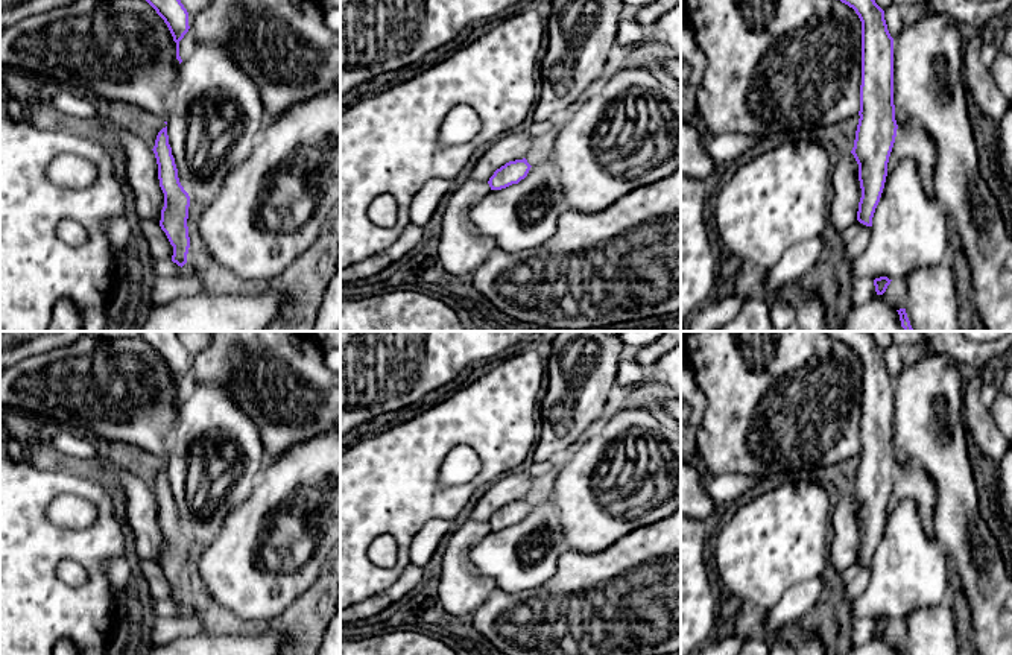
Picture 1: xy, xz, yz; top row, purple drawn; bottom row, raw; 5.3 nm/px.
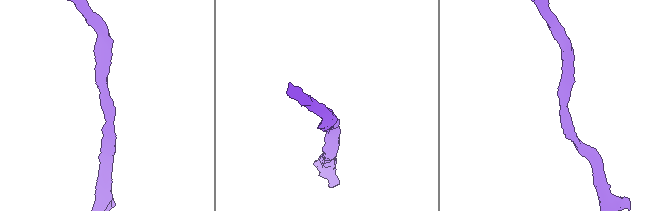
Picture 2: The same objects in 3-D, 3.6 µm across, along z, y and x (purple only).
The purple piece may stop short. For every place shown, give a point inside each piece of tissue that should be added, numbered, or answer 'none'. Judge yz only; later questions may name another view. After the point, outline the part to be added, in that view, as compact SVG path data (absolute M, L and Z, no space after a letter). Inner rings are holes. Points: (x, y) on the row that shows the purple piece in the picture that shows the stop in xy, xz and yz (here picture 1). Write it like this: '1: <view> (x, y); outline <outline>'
none

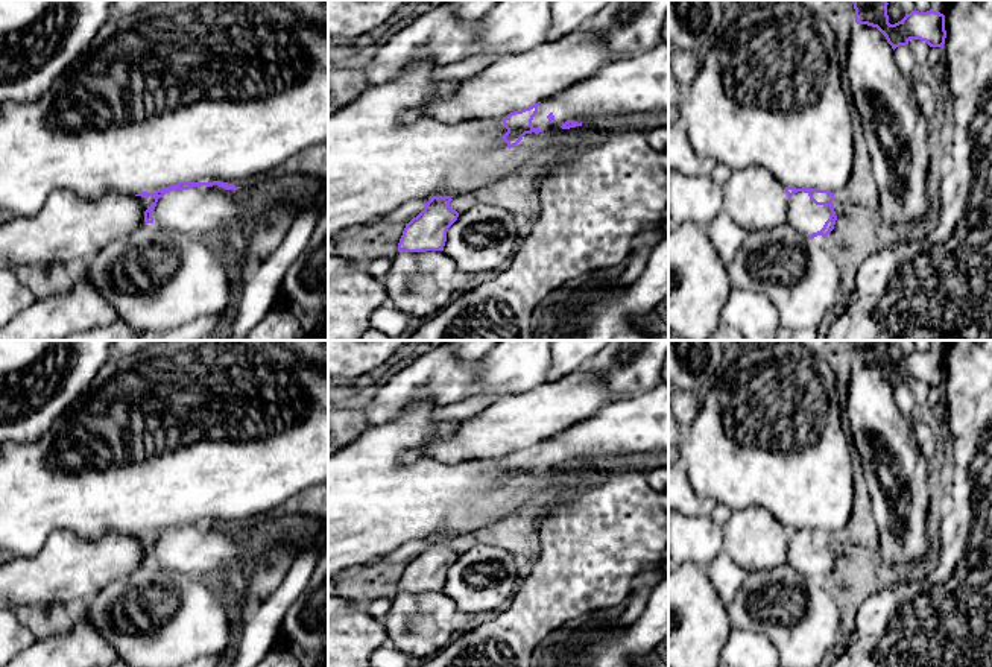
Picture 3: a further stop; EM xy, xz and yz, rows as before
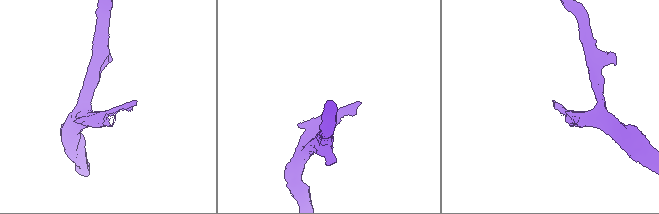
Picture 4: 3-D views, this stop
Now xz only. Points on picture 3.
1: xz (640, 84); outline M665 43L632 58L609 62L591 77L541 100L532 126L541 131L558 131L568 120L583 126L592 117L659 111L668 111L668 44Z

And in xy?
1: xy (199, 210); outline M217 184L173 190L158 199L152 211L153 223L193 237L239 229L248 223L243 198L243 187L225 190Z

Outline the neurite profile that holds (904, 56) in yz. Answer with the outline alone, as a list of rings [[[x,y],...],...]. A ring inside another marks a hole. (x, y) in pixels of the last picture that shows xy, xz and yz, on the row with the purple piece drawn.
[[[899,46],[893,50],[898,68],[907,76],[911,77],[913,68],[916,65],[915,55],[907,46]]]

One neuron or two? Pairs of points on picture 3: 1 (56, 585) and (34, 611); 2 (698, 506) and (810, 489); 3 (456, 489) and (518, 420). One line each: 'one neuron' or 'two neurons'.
1: two neurons
2: two neurons
3: two neurons

